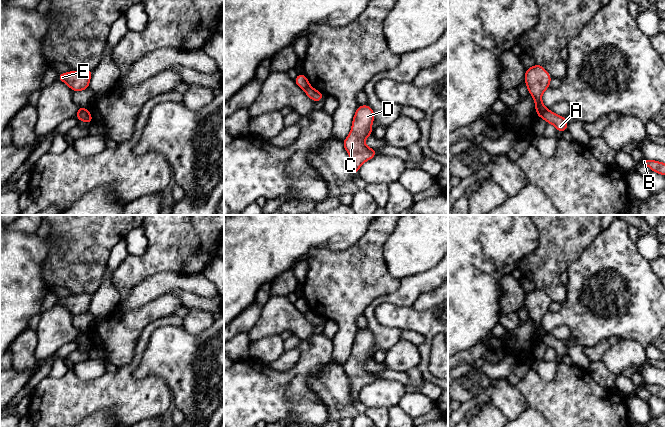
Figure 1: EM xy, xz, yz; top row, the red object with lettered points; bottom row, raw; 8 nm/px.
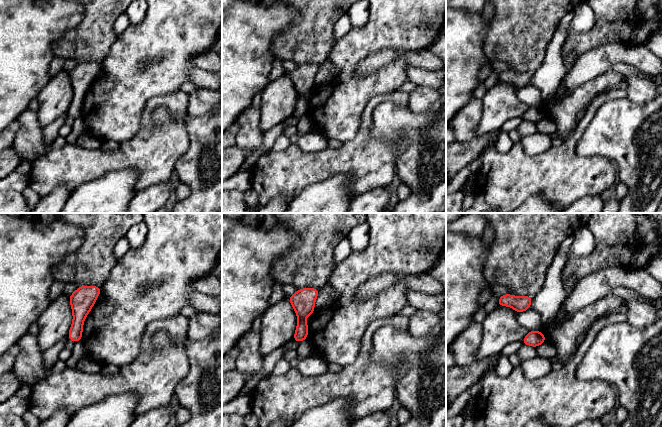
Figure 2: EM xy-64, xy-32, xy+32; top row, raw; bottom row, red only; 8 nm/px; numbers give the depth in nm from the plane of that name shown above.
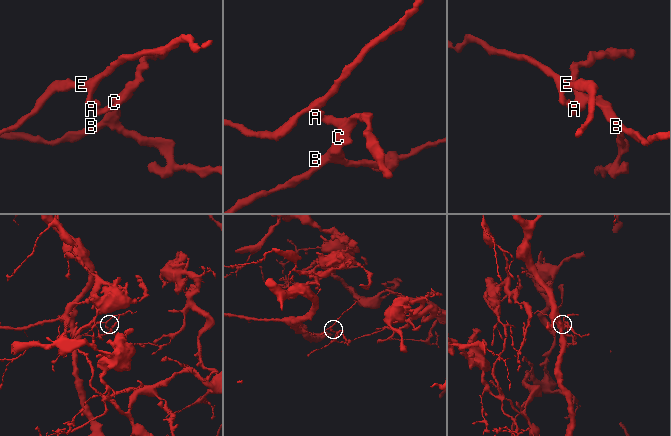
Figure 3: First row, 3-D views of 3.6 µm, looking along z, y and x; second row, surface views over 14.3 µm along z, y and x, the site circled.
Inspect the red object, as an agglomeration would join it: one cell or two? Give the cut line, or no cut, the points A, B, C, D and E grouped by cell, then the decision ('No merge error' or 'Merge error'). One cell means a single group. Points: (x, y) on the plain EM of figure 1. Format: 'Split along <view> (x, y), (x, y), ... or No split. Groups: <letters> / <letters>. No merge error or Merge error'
Split along xy (86, 333), (77, 342). Groups: A B C D / E. Merge error

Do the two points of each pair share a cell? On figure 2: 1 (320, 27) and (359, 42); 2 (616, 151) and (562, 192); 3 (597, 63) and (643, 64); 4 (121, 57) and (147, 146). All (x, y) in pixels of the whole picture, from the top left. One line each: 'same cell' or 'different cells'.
1: different cells
2: different cells
3: same cell
4: different cells

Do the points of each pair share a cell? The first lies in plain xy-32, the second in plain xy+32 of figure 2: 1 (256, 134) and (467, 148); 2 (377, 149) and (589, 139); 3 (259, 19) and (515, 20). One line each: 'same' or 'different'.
1: different
2: different
3: different

